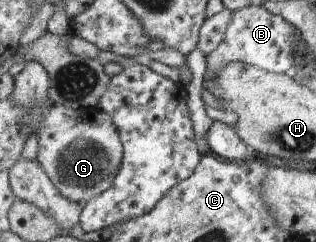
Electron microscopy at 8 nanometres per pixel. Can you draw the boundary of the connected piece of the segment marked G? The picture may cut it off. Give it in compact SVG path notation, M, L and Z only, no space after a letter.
M55 104L38 126L37 159L62 196L86 204L112 188L124 158L124 142L112 120L99 107L70 110Z

